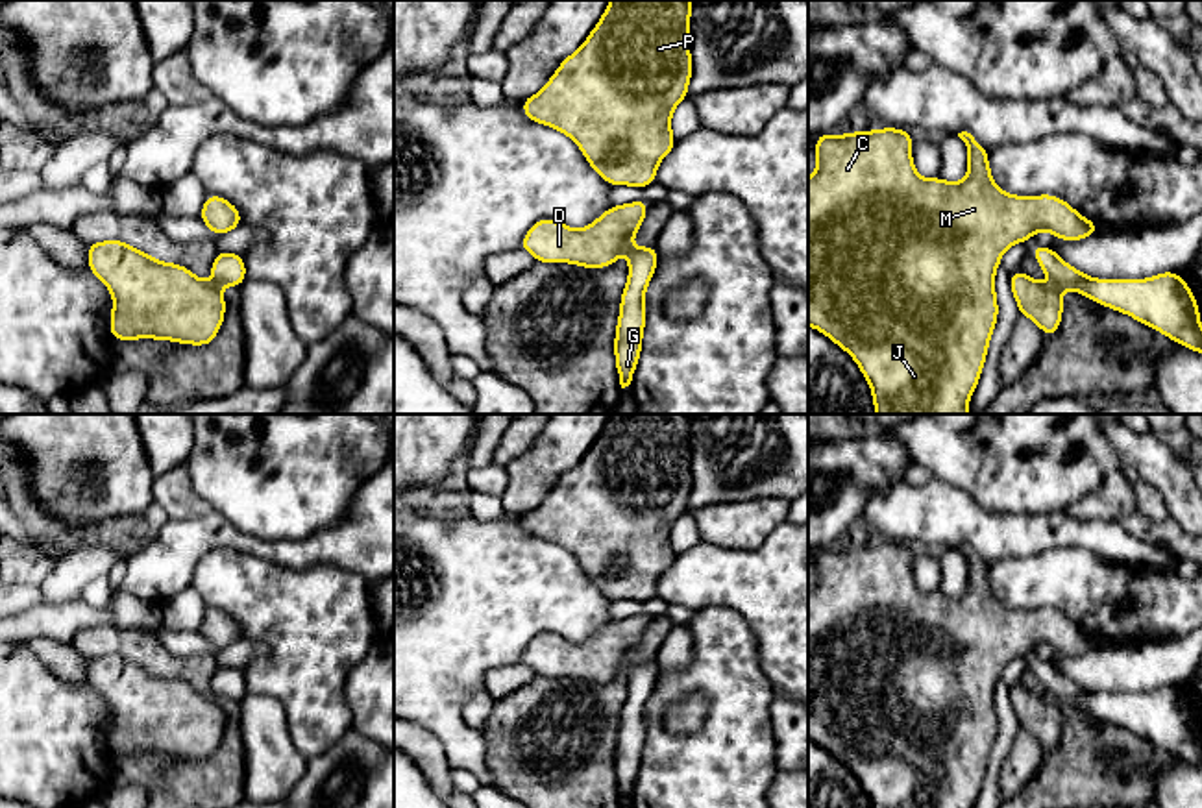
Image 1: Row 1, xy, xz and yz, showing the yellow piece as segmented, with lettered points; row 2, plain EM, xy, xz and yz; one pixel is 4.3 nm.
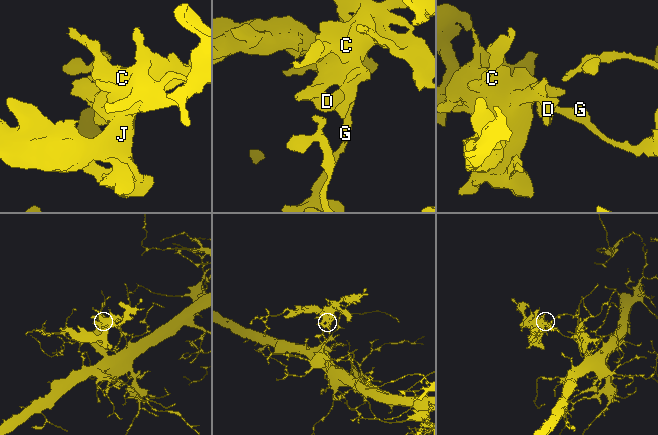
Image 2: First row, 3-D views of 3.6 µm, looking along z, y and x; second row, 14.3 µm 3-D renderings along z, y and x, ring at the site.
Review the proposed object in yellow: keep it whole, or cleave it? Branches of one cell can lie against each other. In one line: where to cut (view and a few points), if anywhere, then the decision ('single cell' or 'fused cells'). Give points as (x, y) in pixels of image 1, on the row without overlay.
no cut | single cell

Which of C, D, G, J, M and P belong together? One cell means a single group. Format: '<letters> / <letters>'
C D G J M P

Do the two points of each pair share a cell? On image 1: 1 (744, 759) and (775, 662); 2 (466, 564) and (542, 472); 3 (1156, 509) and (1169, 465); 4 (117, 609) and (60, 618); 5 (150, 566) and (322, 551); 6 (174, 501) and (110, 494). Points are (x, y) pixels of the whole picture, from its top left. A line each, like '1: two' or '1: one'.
1: two
2: two
3: two
4: one
5: one
6: two

